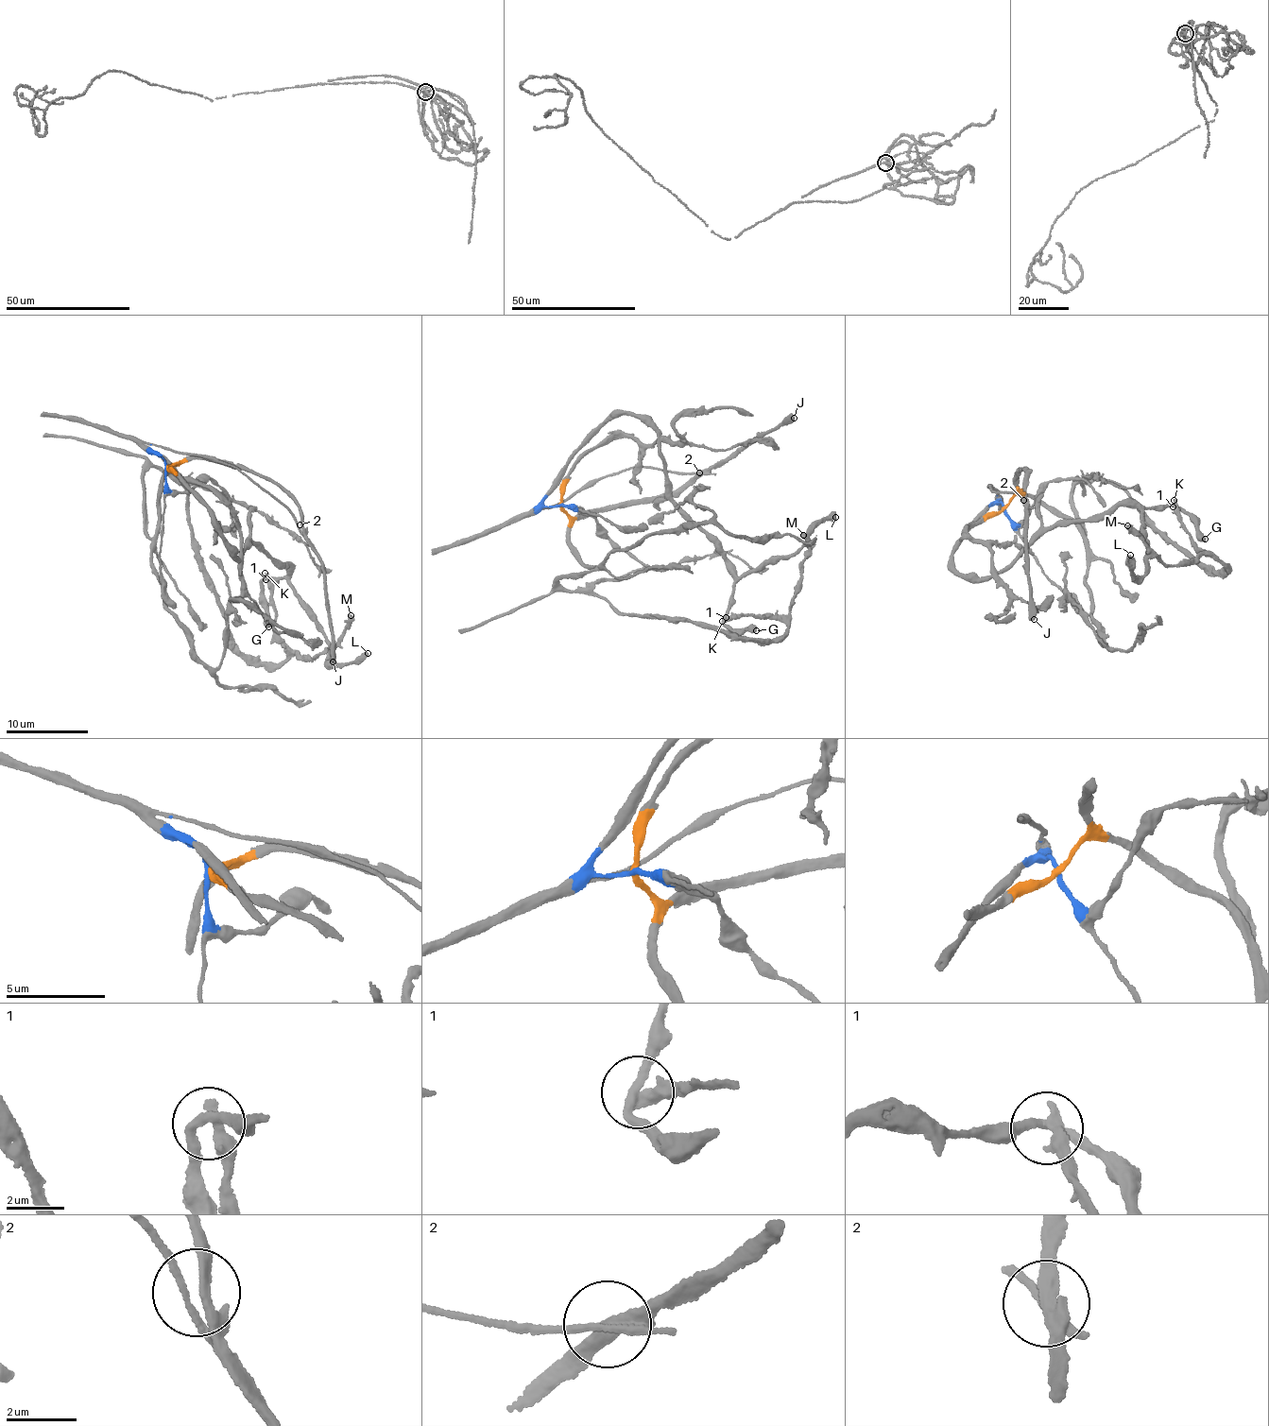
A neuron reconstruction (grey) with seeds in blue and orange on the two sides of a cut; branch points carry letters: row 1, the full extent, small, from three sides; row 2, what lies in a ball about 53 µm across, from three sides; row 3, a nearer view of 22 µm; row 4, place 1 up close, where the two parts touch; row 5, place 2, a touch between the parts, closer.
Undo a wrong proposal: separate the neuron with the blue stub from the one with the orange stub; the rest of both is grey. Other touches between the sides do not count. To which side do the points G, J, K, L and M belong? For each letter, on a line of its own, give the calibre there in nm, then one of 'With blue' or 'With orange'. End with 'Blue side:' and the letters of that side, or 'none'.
G: Thickness 600 nm. With blue
J: Thickness 480 nm. With orange
K: Thickness 280 nm. With orange
L: Thickness 460 nm. With blue
M: Thickness 500 nm. With orange
Blue side: G, L

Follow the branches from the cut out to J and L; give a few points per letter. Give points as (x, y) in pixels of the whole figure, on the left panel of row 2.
J: (167, 467), (180, 462), (211, 459), (262, 476), (293, 498), (298, 505), (303, 539), (322, 565), (334, 662)
L: (165, 466), (157, 455), (210, 508), (234, 558), (252, 542), (287, 565), (327, 661), (368, 653)

